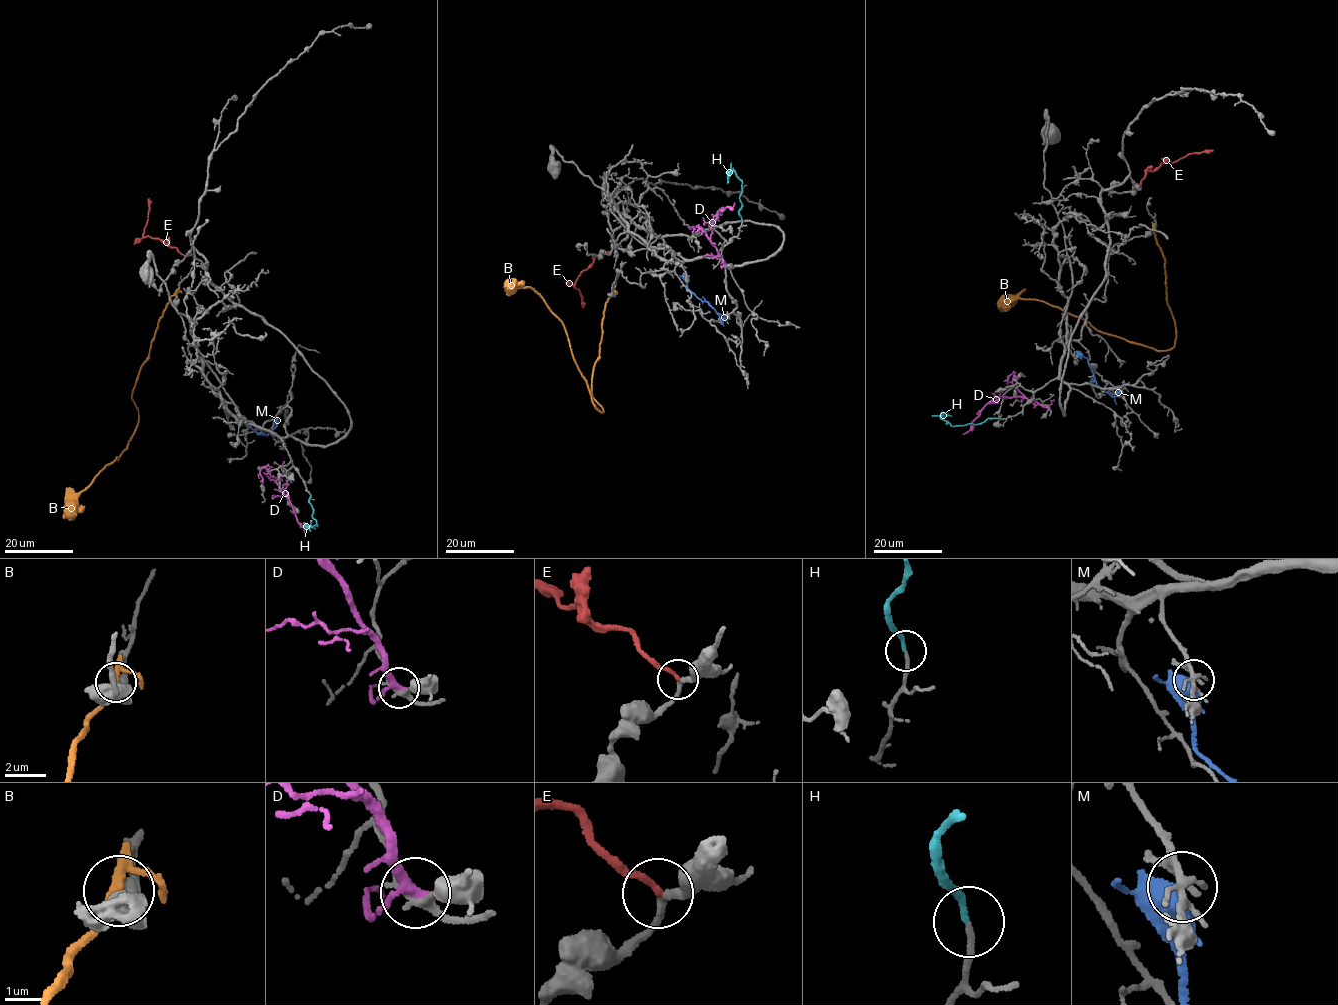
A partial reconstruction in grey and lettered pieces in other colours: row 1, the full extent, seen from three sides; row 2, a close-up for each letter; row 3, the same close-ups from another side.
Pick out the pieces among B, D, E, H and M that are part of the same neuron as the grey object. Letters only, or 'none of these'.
H

